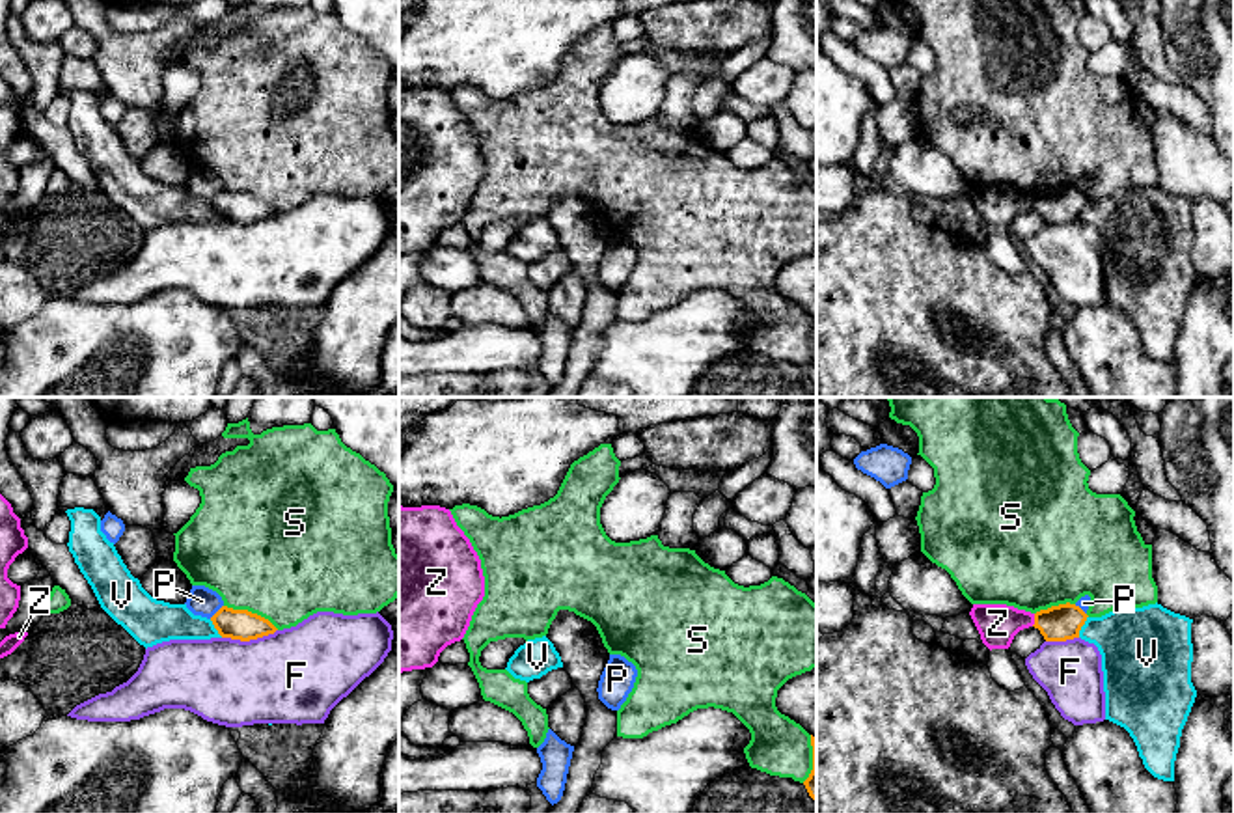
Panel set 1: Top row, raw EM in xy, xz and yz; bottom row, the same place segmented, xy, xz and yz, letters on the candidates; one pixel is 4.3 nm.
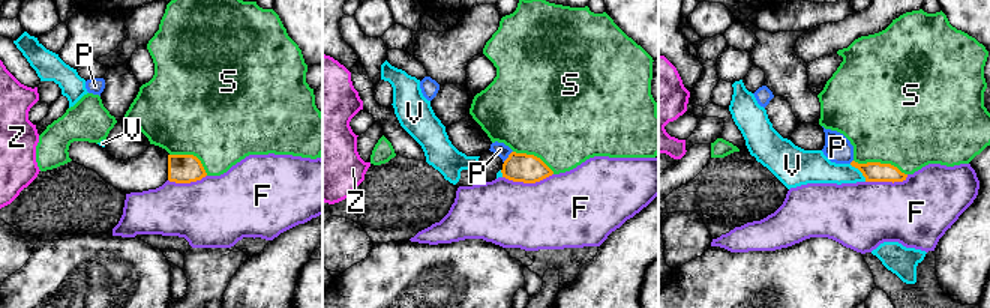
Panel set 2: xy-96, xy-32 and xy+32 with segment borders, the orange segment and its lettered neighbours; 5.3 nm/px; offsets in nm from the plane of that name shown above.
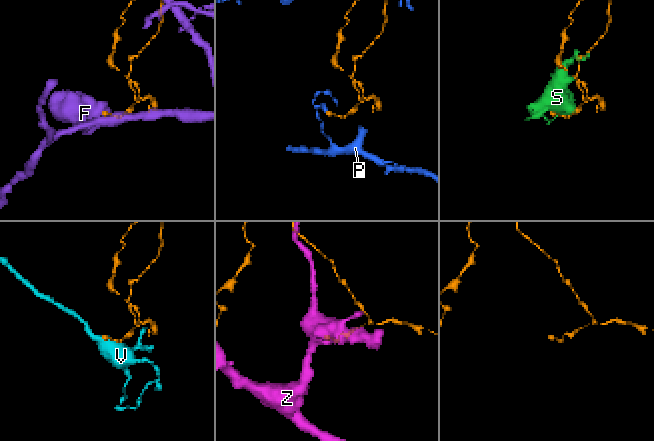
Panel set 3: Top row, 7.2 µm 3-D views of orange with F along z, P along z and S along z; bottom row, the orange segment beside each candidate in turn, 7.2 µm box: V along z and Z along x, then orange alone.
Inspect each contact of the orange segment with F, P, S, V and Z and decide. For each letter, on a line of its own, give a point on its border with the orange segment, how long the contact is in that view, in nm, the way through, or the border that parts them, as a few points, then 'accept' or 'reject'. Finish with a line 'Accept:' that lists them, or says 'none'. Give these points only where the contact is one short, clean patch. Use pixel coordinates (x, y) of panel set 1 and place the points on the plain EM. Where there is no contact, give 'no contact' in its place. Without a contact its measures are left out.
F: meets orange in xy at (248, 222); contact 240 nm long; reject
P: meets orange in xy at (217, 194); contact 90 nm long; border along xy (222, 187), (209, 200); reject
S: meets orange in xy at (250, 194); contact 260 nm long; reject
V: meets orange in yz at (1082, 207); contact 100 nm long; reject
Z: meets orange in yz at (1035, 202); contact 60 nm long; border along yz (1035, 196), (1031, 207); reject
Accept: none

